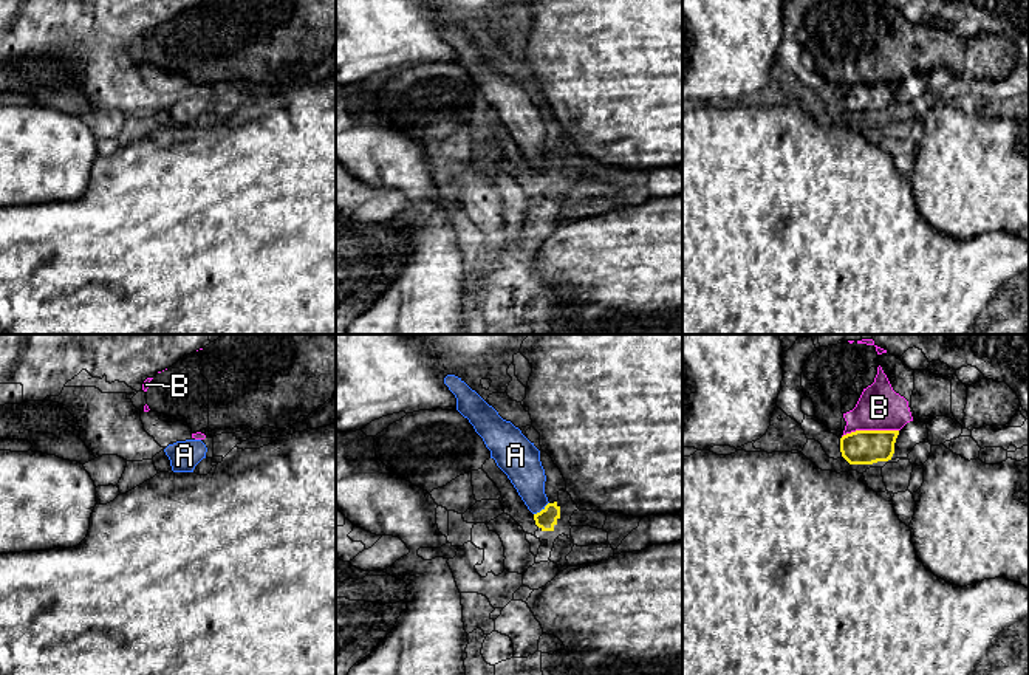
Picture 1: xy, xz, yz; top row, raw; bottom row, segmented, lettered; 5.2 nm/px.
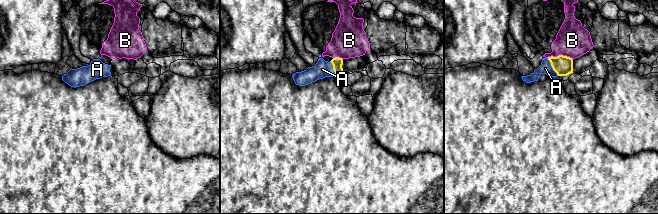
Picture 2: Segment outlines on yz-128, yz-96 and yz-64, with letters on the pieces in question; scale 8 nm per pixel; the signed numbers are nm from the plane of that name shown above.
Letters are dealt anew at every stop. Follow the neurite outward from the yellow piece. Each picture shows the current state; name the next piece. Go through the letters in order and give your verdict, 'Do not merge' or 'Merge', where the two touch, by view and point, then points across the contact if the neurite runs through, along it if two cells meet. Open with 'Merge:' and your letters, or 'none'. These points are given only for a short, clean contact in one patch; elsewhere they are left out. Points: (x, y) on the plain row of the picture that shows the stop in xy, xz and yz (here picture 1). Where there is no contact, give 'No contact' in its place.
Merge: A
A: Merge. Touches yellow at xz (542, 163). Path across: xz (545, 172), (542, 163), (523, 121)
B: Do not merge. Touches yellow at yz (870, 84). Boundary: yz (898, 82), (856, 82), (842, 90)

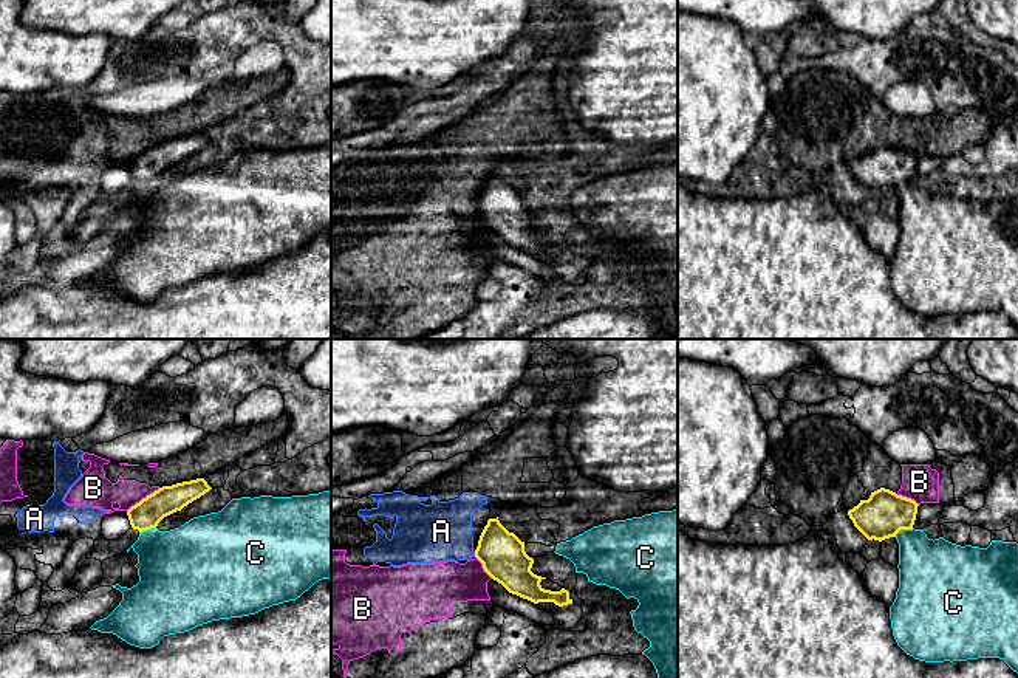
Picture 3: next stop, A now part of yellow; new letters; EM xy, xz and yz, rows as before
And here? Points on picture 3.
Merge: none
A: Do not merge. Touches yellow at xz (475, 208). Boundary: xz (474, 205), (475, 209)
B: Do not merge. Touches yellow at xy (143, 152). Boundary: xy (160, 141), (143, 150), (127, 164)
C: Do not merge. Touches yellow at yz (904, 181). Boundary: yz (913, 181), (902, 181), (895, 189)

